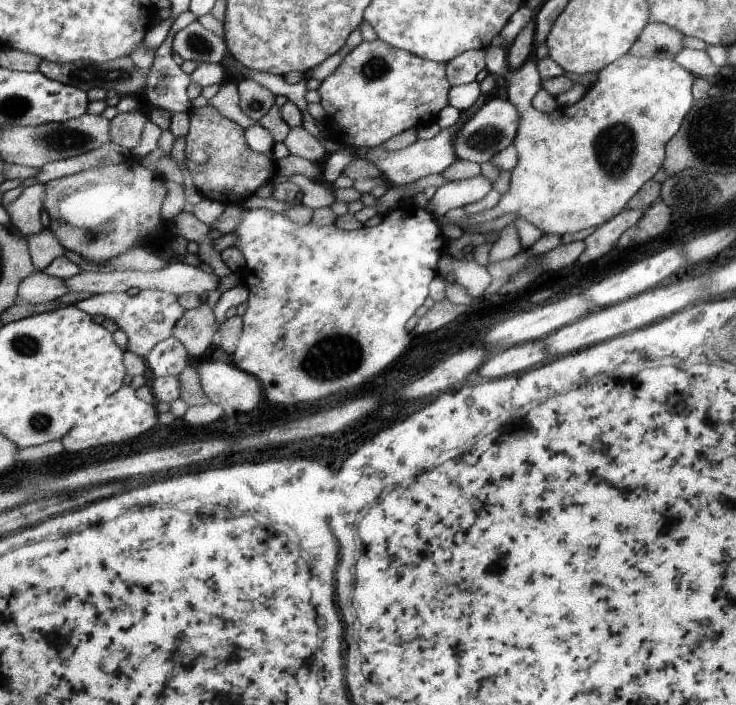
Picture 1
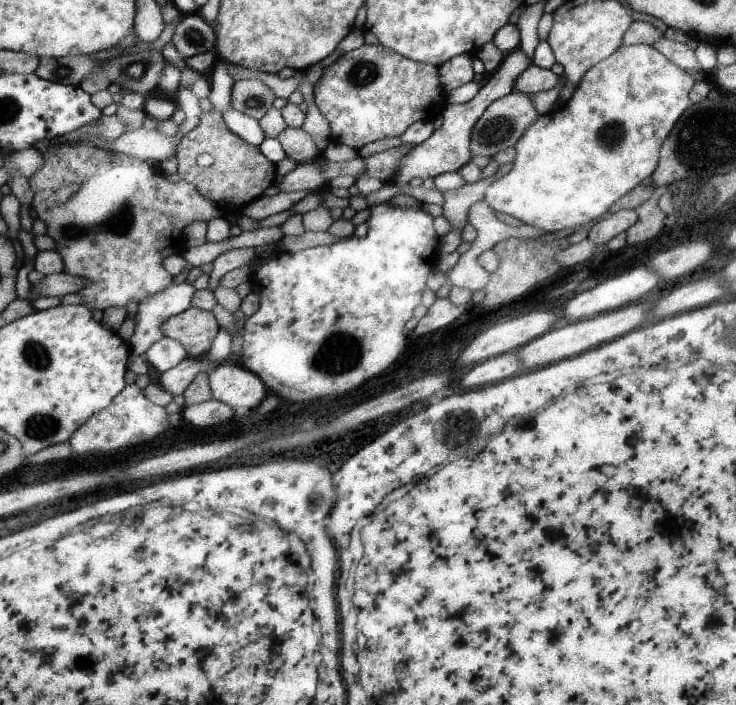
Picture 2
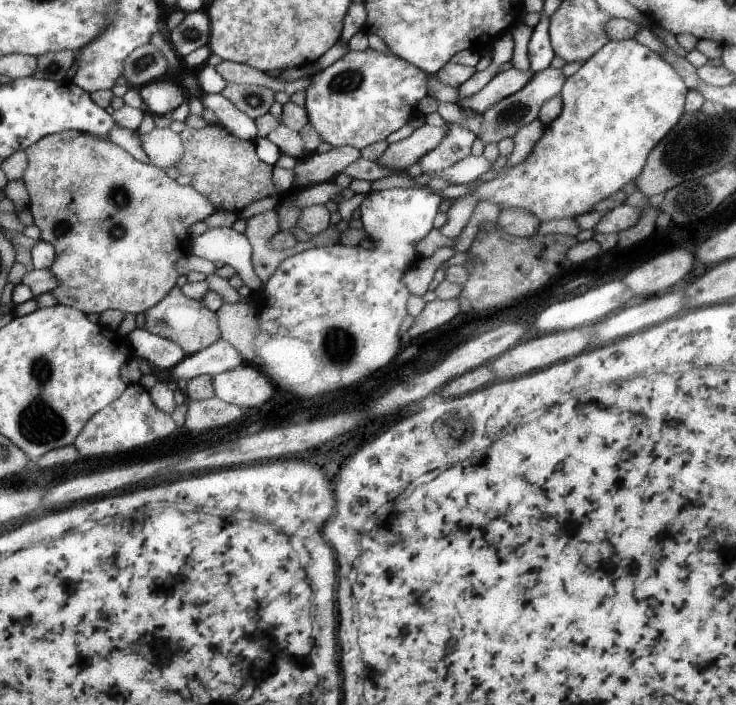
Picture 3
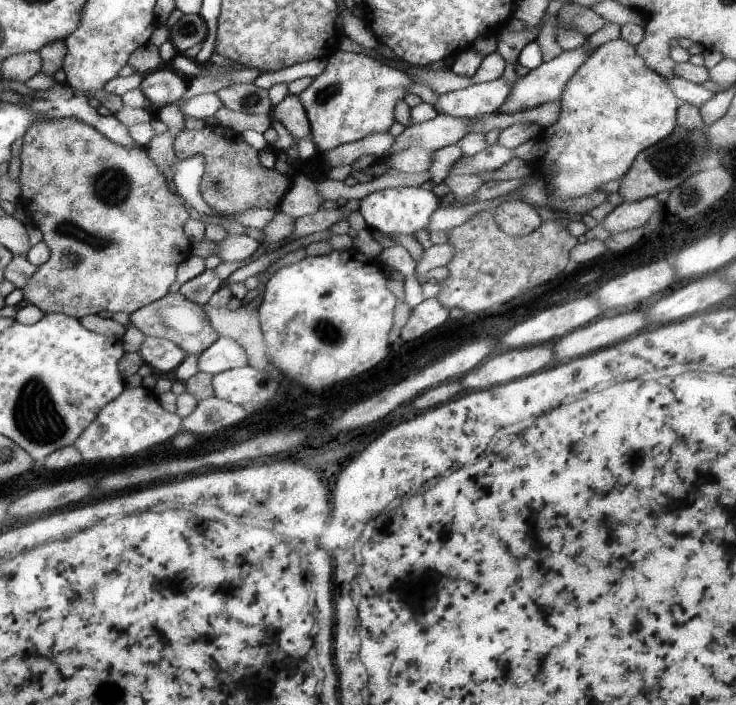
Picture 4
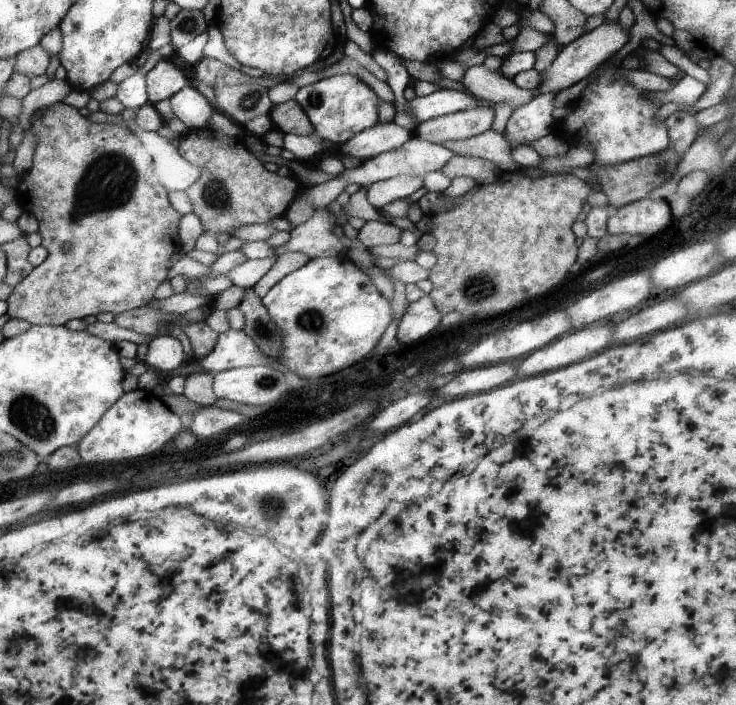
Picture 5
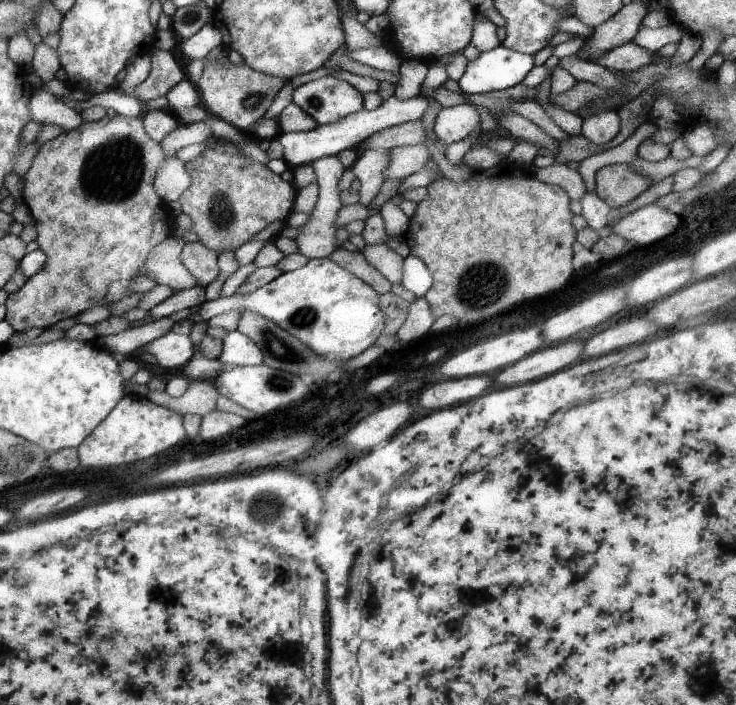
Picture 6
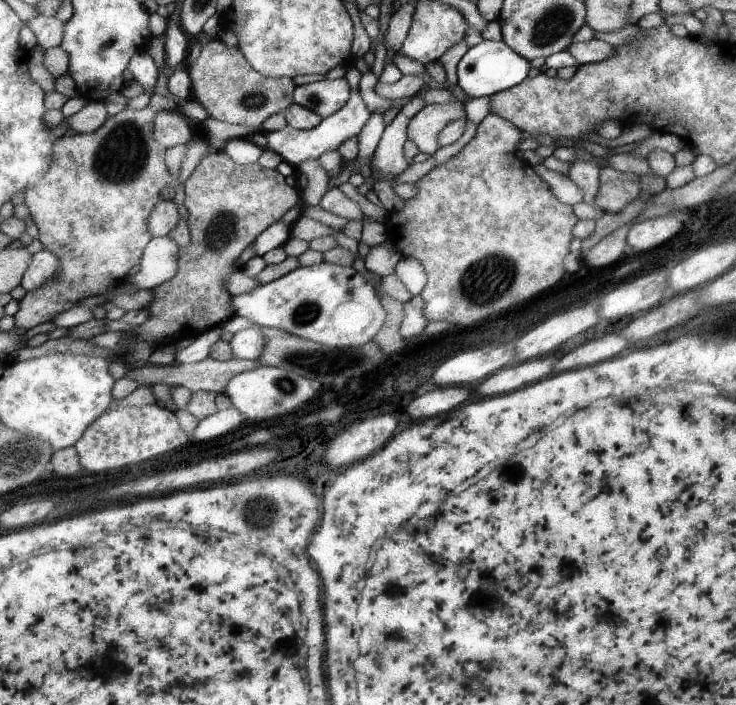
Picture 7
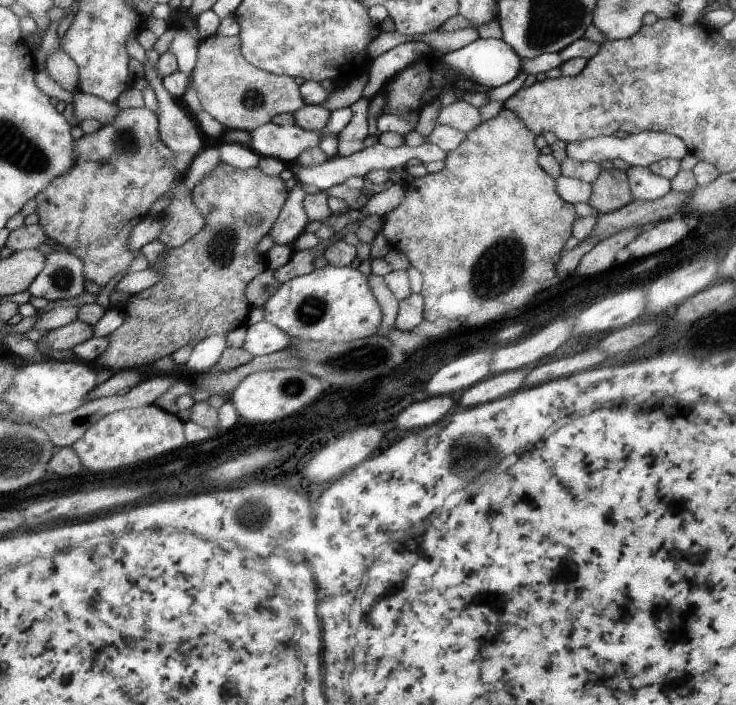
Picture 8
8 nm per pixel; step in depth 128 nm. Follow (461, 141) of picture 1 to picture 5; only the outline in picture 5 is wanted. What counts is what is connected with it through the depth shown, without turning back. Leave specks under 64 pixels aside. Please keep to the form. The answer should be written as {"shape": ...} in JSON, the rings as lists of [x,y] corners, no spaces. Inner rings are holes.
{"shape":[[[612,20],[611,22],[604,21],[600,26],[597,26],[591,31],[586,31],[582,36],[579,36],[566,46],[560,48],[554,62],[548,66],[546,74],[541,75],[540,84],[532,94],[540,96],[540,94],[558,94],[562,90],[572,87],[574,84],[587,78],[597,70],[602,64],[606,64],[611,58],[628,42],[630,38],[629,30],[624,26],[620,26],[619,21]]]}

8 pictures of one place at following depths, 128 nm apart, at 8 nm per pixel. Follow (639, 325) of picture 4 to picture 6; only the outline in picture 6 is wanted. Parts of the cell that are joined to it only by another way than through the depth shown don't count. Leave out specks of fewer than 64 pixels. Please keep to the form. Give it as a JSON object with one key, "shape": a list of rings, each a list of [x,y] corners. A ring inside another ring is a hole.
{"shape":[[[560,342],[548,348],[542,347],[501,369],[500,374],[494,378],[494,382],[506,388],[506,386],[538,380],[542,376],[568,368],[580,356],[580,352],[582,352],[582,342]]]}

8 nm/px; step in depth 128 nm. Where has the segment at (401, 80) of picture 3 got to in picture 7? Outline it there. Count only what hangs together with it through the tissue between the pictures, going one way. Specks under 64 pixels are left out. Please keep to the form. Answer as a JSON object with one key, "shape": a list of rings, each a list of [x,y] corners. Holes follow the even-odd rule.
{"shape":[[[342,77],[296,86],[294,102],[326,118],[342,110],[351,100],[351,96],[351,85]]]}

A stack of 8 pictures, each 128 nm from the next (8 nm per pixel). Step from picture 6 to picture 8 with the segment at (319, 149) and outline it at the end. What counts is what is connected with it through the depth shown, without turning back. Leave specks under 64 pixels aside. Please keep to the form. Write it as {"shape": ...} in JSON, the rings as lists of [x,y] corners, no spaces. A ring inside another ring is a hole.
{"shape":[[[349,107],[337,109],[331,112],[328,125],[320,131],[306,131],[297,125],[276,125],[270,122],[249,131],[250,142],[246,144],[261,157],[273,157],[286,165],[292,164],[305,149],[319,147],[325,133],[339,135],[352,116],[353,111]]]}

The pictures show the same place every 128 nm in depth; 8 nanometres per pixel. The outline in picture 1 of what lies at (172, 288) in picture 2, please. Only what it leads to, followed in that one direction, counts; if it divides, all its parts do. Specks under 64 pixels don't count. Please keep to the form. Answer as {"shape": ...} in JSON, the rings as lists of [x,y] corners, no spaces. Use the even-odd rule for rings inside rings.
{"shape":[[[141,289],[133,296],[128,293],[95,293],[86,300],[78,301],[76,305],[86,314],[100,314],[116,322],[128,336],[126,351],[139,357],[145,357],[159,342],[172,336],[185,311],[184,307],[180,306],[179,295],[156,289]]]}

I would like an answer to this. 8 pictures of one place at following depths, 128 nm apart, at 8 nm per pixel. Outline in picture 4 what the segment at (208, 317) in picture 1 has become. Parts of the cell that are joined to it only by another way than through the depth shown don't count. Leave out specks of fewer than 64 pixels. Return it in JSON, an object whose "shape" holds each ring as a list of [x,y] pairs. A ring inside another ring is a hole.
{"shape":[[[180,291],[172,292],[167,297],[159,298],[158,301],[145,306],[142,314],[130,315],[130,323],[127,328],[130,325],[143,329],[145,336],[171,340],[188,355],[199,355],[212,346],[219,337],[219,334],[212,328],[206,312],[202,310],[202,306],[188,300]]]}

